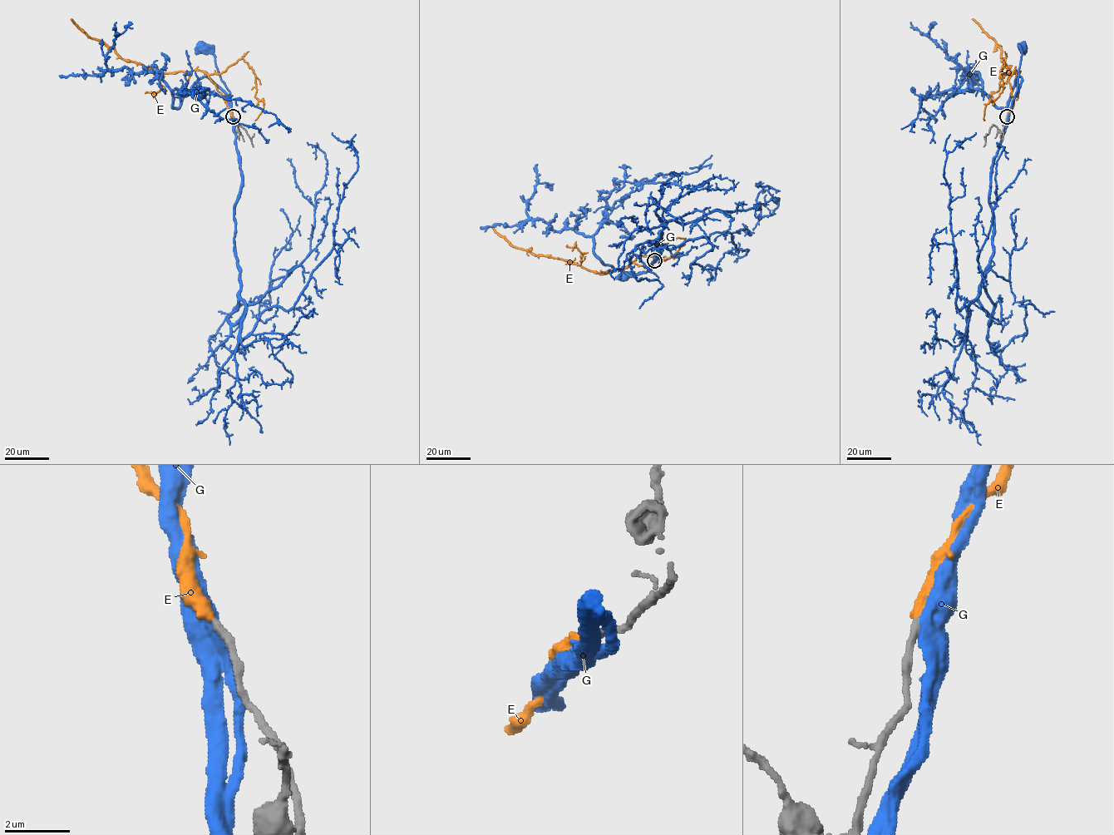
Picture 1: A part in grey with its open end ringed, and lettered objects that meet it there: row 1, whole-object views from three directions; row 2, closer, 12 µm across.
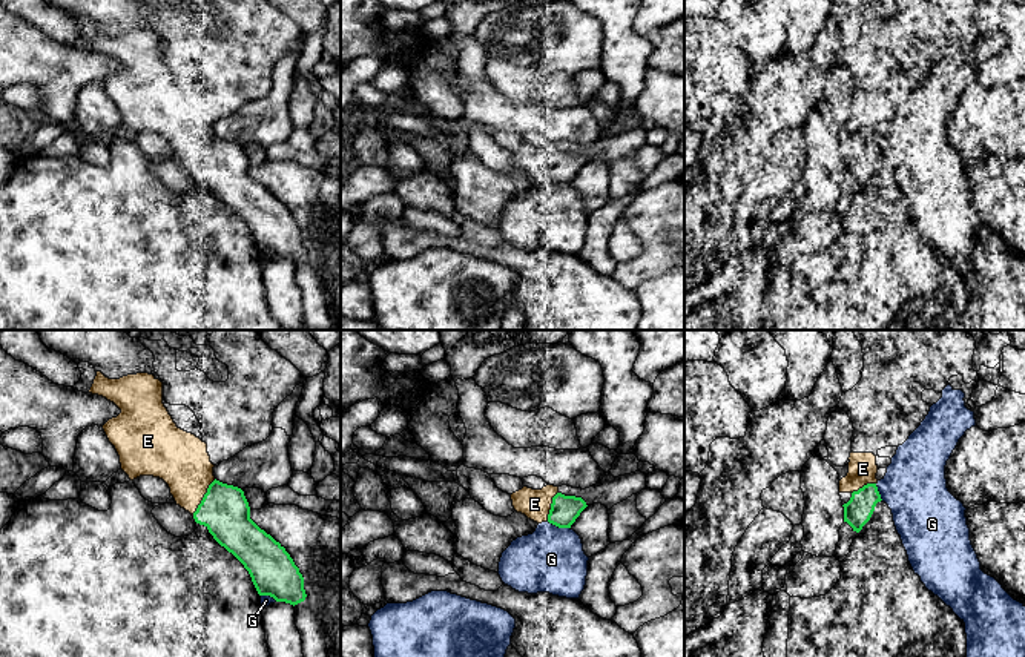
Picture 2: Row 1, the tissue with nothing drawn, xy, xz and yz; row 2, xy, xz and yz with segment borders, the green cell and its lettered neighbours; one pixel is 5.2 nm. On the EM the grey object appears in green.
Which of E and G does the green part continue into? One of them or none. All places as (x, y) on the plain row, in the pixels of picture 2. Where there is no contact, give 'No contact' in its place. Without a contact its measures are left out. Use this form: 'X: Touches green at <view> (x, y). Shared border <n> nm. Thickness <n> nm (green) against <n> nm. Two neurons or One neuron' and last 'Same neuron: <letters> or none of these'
E: Touches green at xy (203, 154). Shared border 220 nm. Thickness 260 nm (green) against 280 nm. One neuron
G: Touches green at xz (559, 183). Shared border 130 nm. Thickness 150 nm (green) against 340 nm. Two neurons
Same neuron: E

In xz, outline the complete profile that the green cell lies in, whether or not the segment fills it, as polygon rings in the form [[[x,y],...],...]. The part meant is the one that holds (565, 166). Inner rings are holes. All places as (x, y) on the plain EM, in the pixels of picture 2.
[[[546,141],[542,146],[523,143],[511,150],[511,157],[517,169],[537,180],[548,177],[559,184],[571,184],[588,163],[582,154],[565,152],[554,141]]]

